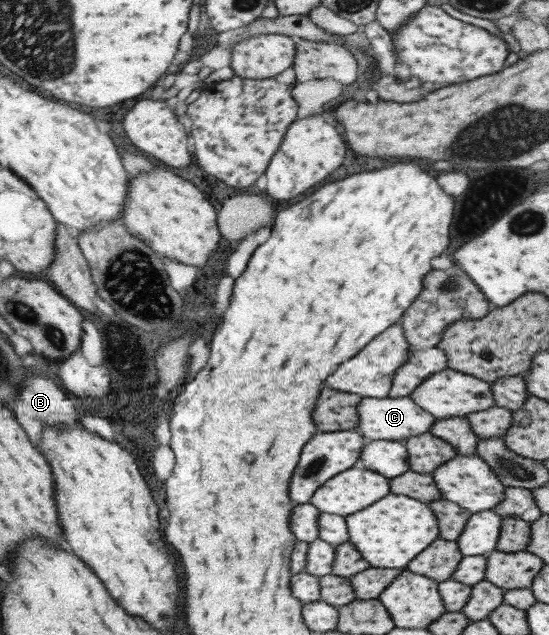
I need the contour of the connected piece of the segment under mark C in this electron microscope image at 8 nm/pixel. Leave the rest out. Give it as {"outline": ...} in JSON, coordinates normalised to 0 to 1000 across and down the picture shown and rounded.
{"outline":[[[745,624],[663,627],[648,635],[648,652],[652,652],[652,669],[647,677],[668,693],[714,693],[732,694],[740,688],[769,683],[780,676],[791,657],[772,649],[765,639],[758,639]]]}

